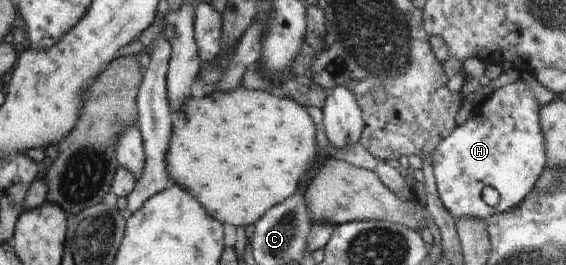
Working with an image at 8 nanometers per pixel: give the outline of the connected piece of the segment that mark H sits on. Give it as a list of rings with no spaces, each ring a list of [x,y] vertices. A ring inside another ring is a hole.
[[[522,79],[513,84],[502,84],[472,108],[472,116],[435,147],[432,154],[432,172],[442,205],[458,218],[476,218],[485,221],[488,216],[512,210],[537,185],[538,178],[548,166],[544,152],[544,134],[540,130],[540,104],[534,98],[532,88]],[[490,186],[498,192],[500,200],[496,206],[487,206],[482,200],[482,190]]]

